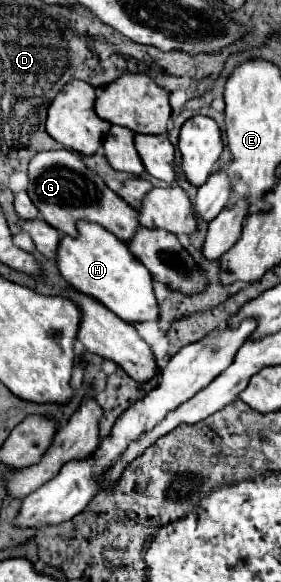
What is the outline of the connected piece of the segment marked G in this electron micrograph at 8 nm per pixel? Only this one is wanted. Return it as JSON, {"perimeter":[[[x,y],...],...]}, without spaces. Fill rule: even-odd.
{"perimeter":[[[70,150],[38,152],[28,164],[28,196],[40,210],[44,222],[64,234],[76,234],[74,222],[78,218],[100,224],[110,230],[116,238],[128,242],[134,230],[140,226],[136,210],[130,208],[116,192],[112,192],[98,174],[84,176],[84,162]]]}

